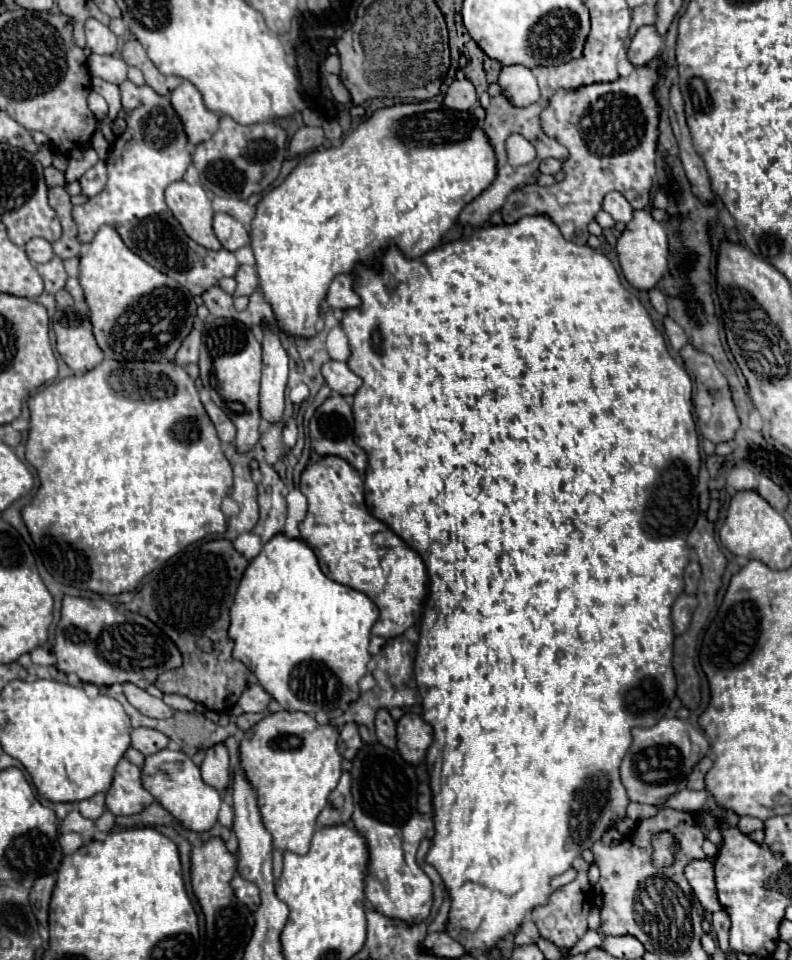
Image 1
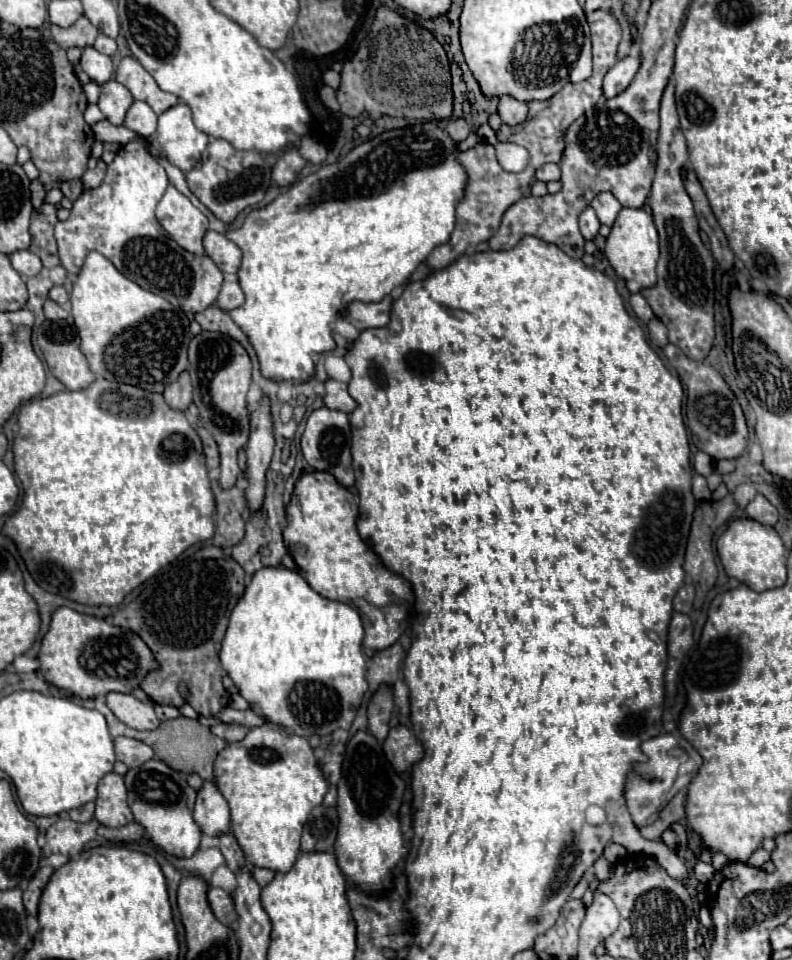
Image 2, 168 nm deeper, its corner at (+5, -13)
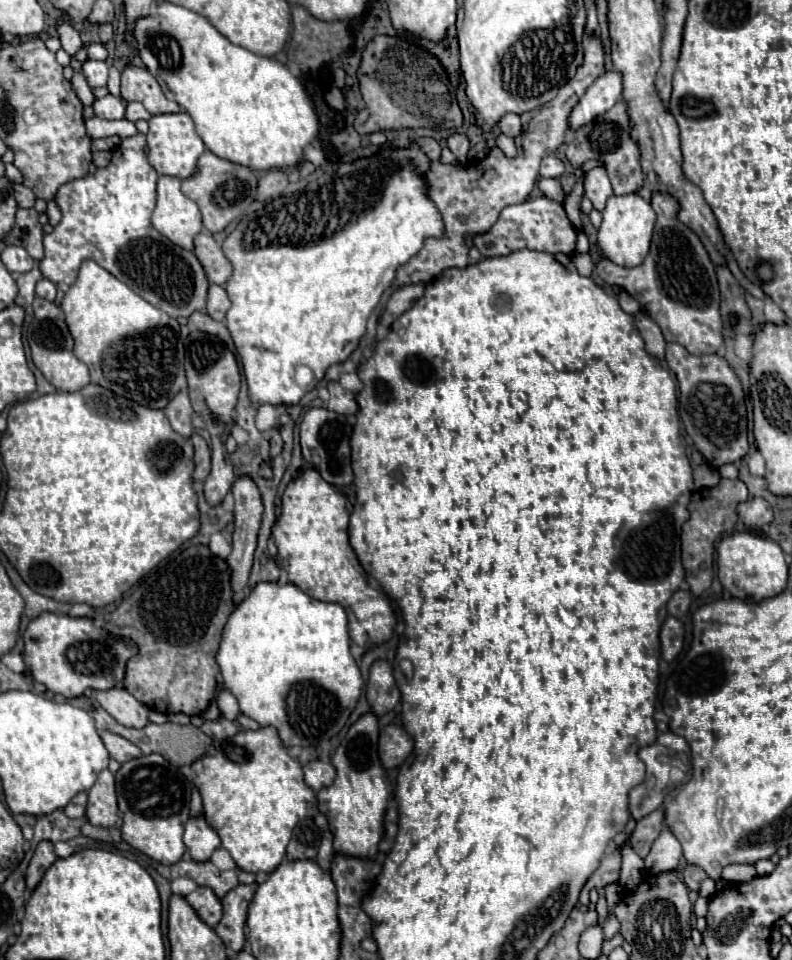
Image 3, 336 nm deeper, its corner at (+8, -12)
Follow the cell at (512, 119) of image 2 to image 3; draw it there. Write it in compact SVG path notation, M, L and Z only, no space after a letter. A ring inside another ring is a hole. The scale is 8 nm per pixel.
M507 113L507 115L499 121L499 129L501 129L503 135L507 135L507 137L511 137L511 139L515 139L517 135L521 135L521 119L519 119L519 115Z

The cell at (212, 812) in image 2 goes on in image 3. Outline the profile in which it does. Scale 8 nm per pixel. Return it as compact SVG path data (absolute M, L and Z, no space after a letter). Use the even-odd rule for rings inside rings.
M205 817L189 819L185 825L185 835L183 835L185 847L189 849L189 855L193 861L207 861L215 849L219 849L221 839L215 833L215 829L209 827Z

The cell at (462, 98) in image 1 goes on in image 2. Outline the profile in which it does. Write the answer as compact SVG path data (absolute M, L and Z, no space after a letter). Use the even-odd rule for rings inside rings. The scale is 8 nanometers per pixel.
M450 118L450 120L448 120L448 126L446 126L446 132L448 132L456 142L462 142L462 140L466 140L466 136L470 134L470 126L466 124L464 118Z

